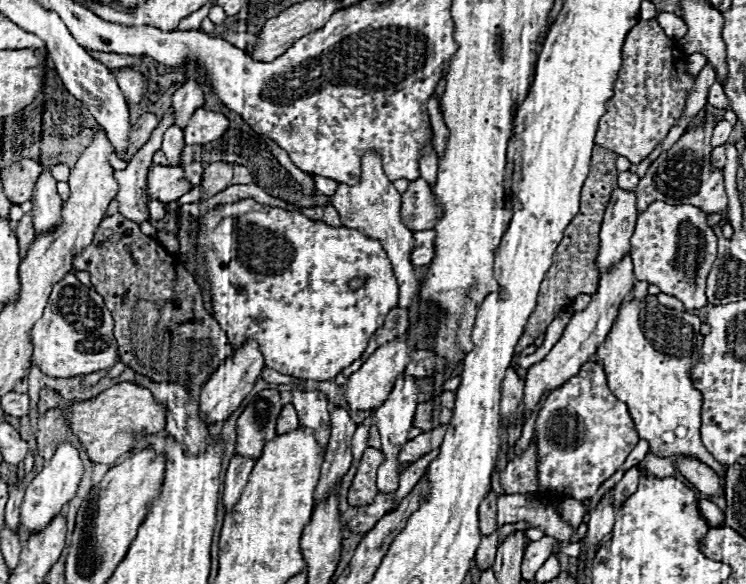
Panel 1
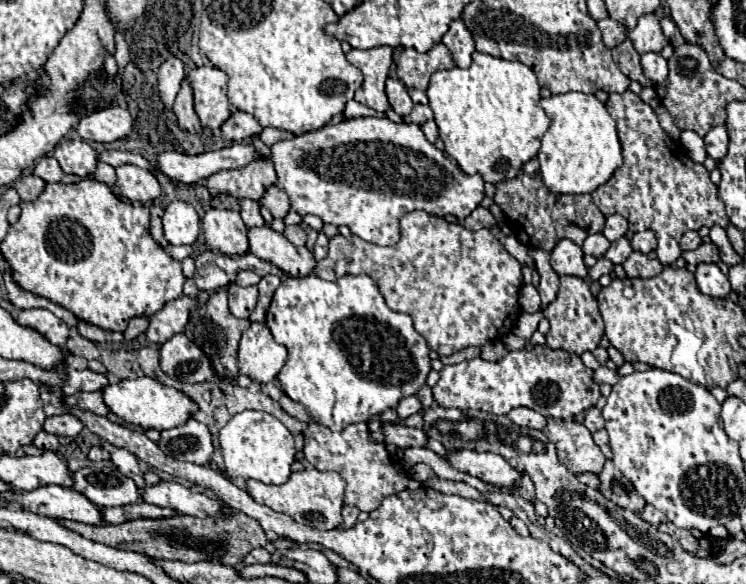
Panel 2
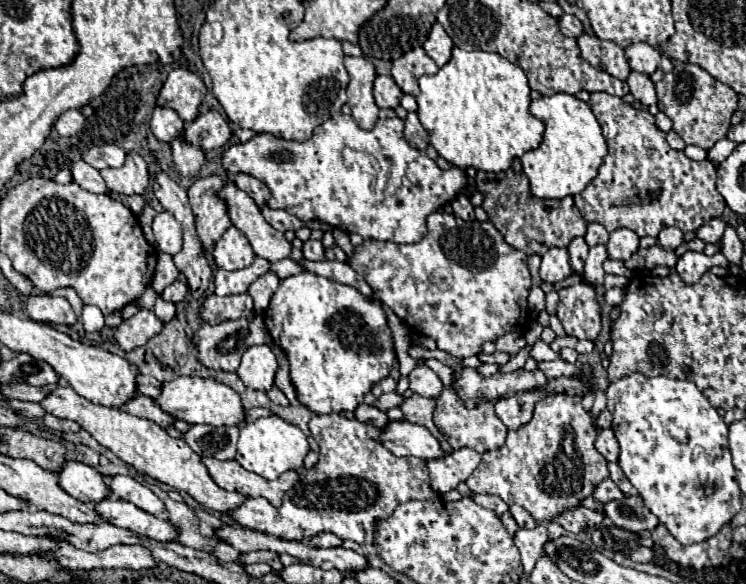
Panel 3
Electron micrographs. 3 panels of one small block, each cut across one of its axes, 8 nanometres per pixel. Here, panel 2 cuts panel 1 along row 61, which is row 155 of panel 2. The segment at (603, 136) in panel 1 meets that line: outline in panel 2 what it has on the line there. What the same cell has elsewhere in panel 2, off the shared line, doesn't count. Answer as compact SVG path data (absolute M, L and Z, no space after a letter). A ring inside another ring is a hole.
M630 90L622 94L610 94L606 108L618 126L624 164L612 174L612 178L604 186L592 192L592 200L604 216L612 216L612 214L624 216L630 222L630 232L640 232L646 228L654 230L658 236L658 248L656 248L658 260L662 264L674 264L682 256L682 252L676 252L676 246L680 244L680 238L686 230L700 230L702 226L726 228L730 224L724 202L718 198L718 188L712 184L708 170L702 164L694 164L688 158L684 146L666 136L666 132L658 124L654 110L648 104L644 104L640 96L636 96Z

